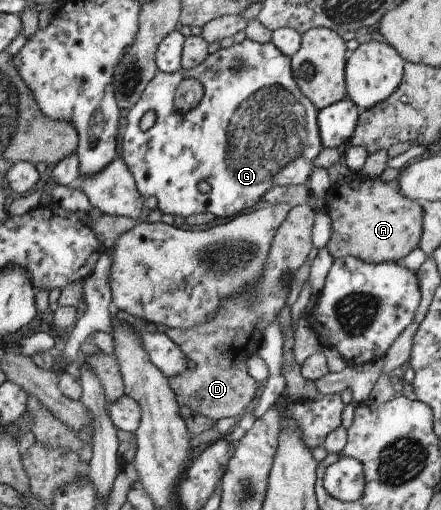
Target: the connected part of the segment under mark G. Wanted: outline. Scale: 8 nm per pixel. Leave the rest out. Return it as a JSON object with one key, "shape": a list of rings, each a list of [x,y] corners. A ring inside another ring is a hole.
{"shape":[[[244,39],[242,42],[233,43],[228,48],[218,49],[212,54],[208,54],[207,58],[199,66],[195,68],[185,70],[179,69],[176,72],[164,73],[157,71],[155,76],[147,83],[147,86],[143,89],[139,100],[123,113],[125,117],[125,128],[123,128],[123,134],[121,134],[121,155],[120,159],[127,166],[131,178],[135,183],[135,188],[139,192],[139,196],[145,200],[152,196],[156,200],[156,209],[163,214],[172,214],[186,217],[189,214],[195,214],[196,212],[209,212],[218,218],[221,222],[231,217],[237,216],[239,212],[247,210],[249,206],[257,203],[263,194],[267,194],[267,190],[275,187],[288,187],[291,185],[303,185],[309,178],[310,172],[315,164],[315,158],[319,156],[322,146],[318,134],[316,114],[317,109],[303,94],[297,85],[294,78],[291,76],[290,71],[290,57],[283,56],[273,43],[258,43],[250,39]],[[239,60],[239,68],[232,68],[232,63]],[[145,112],[155,112],[155,121],[153,126],[147,128],[147,130],[141,130],[139,128],[139,118],[145,114]],[[201,184],[207,184],[207,190],[199,190]]]}

